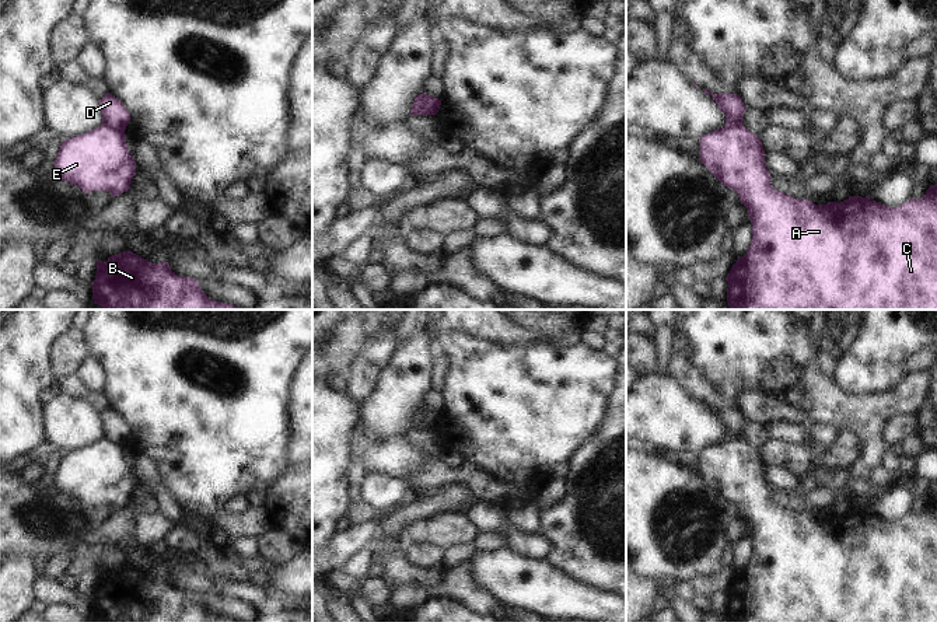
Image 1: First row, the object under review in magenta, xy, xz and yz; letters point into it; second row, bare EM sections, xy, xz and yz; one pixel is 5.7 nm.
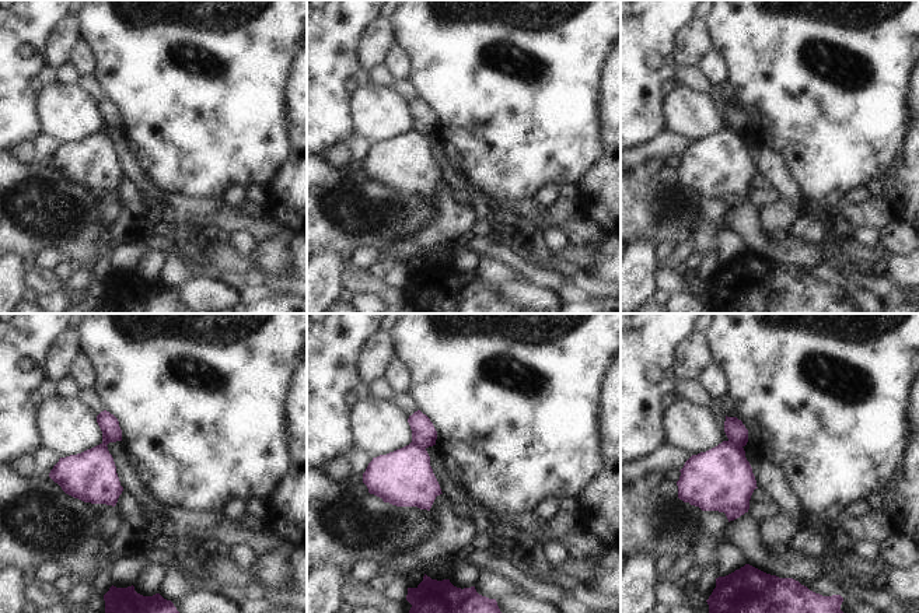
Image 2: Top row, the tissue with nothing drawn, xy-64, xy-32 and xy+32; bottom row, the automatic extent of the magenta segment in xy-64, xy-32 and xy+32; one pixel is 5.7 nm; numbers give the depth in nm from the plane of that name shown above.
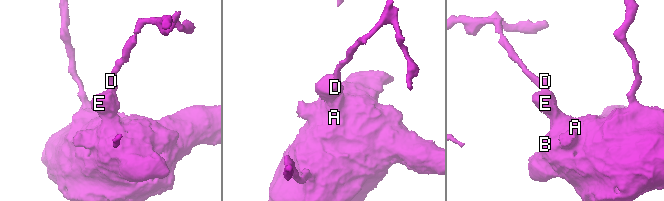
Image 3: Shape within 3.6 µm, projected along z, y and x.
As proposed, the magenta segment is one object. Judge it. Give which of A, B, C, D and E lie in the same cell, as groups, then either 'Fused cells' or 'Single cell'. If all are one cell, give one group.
Groups: A B C E / D. Fused cells

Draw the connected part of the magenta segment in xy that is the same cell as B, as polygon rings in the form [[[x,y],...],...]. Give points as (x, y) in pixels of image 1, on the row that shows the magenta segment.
[[[123,251],[97,262],[94,304],[104,310],[241,310],[213,301],[197,280],[175,275],[168,262],[151,263]]]

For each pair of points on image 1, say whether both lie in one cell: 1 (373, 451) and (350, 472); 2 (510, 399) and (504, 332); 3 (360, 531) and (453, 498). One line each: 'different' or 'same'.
1: different
2: different
3: different

